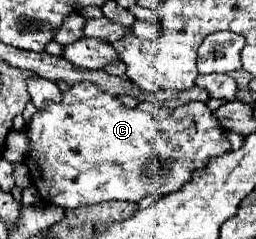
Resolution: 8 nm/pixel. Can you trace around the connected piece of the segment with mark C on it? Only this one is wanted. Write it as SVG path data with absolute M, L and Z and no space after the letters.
M87 82L73 84L65 90L61 102L45 102L45 106L35 112L31 122L25 126L25 134L29 138L25 164L31 172L31 184L37 188L43 202L59 202L65 210L93 206L105 200L139 202L149 194L165 196L189 182L191 172L203 168L213 156L221 156L231 150L213 112L203 102L189 102L179 108L161 108L159 112L143 112L123 106L117 96L111 96L109 92L103 92L103 88Z

